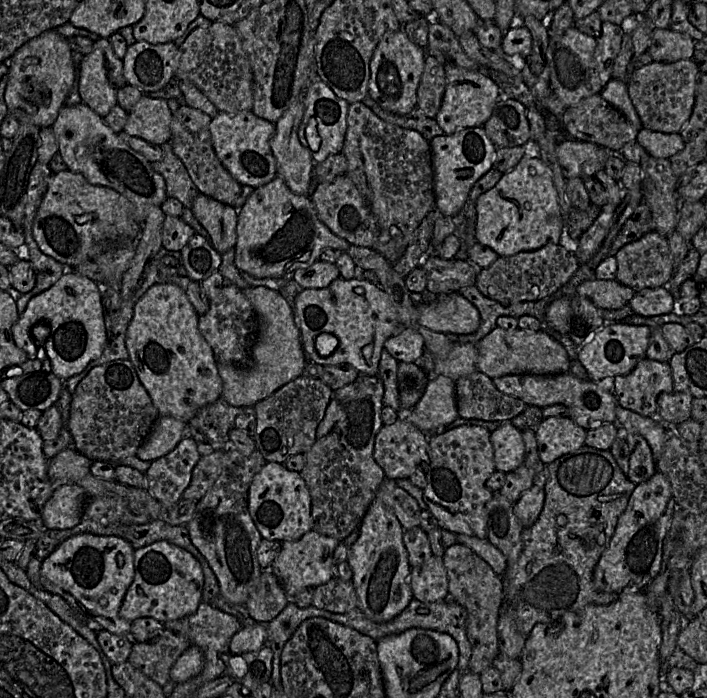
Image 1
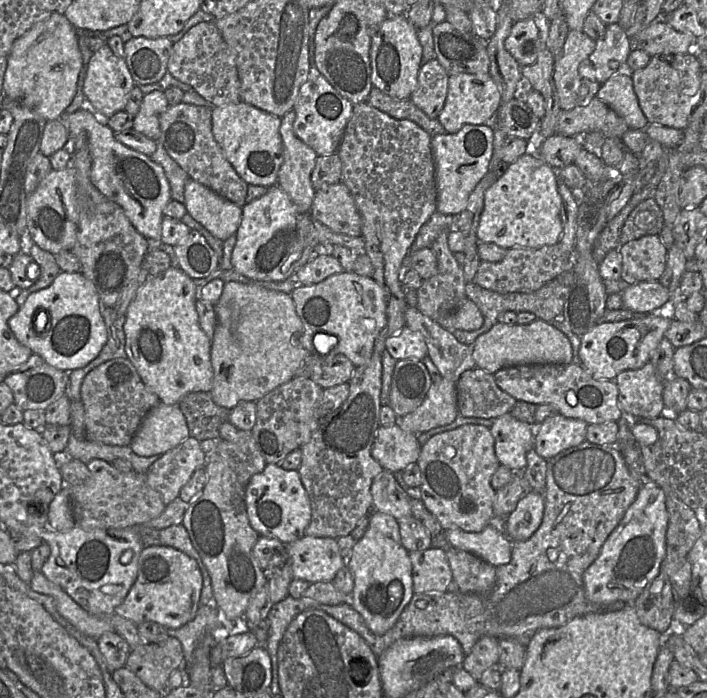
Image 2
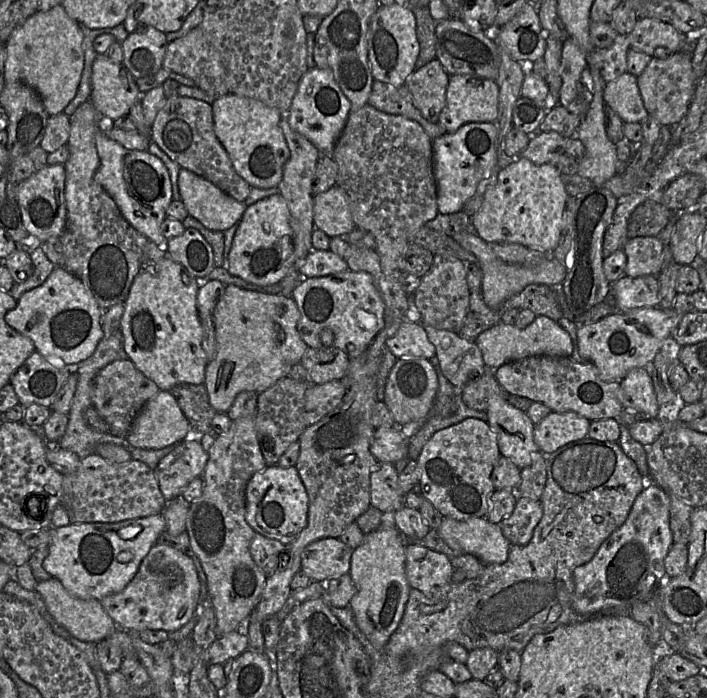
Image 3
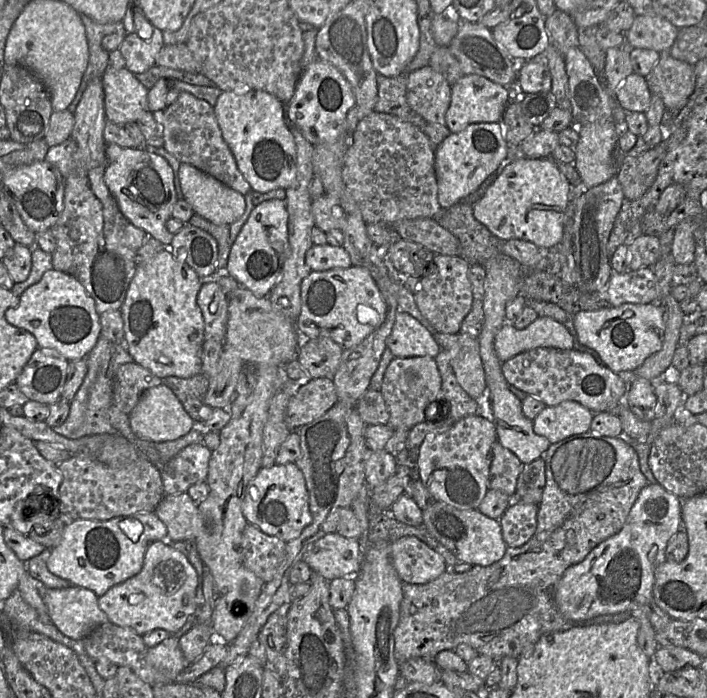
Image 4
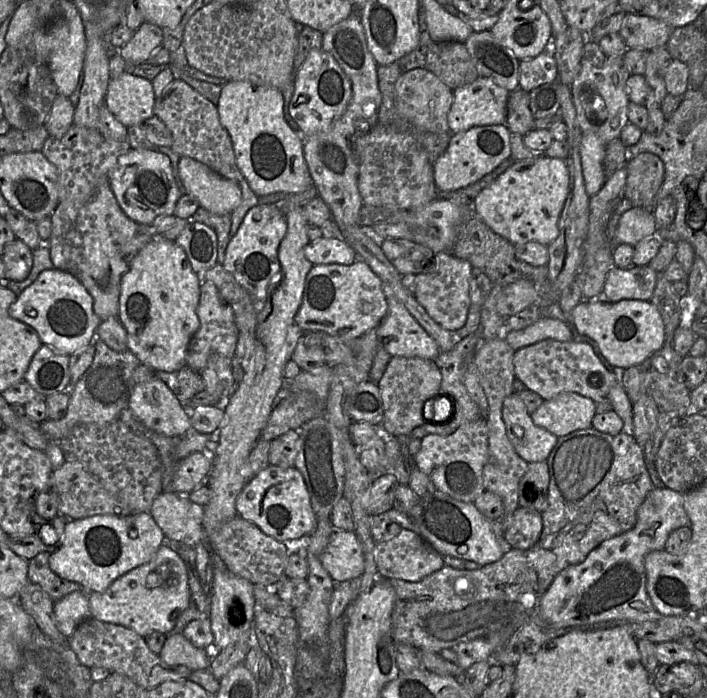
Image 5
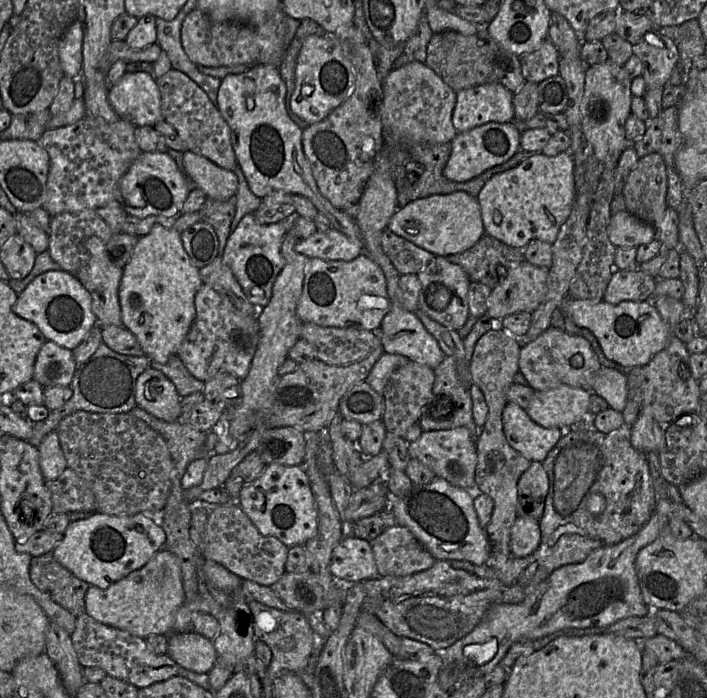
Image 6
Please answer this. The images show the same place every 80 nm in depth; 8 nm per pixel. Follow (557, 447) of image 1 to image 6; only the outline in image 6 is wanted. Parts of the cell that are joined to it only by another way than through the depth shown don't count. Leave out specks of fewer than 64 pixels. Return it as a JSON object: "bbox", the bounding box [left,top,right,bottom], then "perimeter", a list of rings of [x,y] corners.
{"bbox":[525,385,590,428],"perimeter":[[[562,385],[547,391],[535,391],[525,410],[529,417],[545,428],[574,428],[590,414],[590,396],[581,388]]]}

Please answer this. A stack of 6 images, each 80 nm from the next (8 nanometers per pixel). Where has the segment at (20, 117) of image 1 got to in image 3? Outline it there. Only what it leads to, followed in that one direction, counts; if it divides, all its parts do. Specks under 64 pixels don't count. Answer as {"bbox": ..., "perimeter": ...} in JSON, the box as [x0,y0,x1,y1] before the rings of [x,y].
{"bbox":[5,4,83,116],"perimeter":[[[62,4],[30,16],[12,32],[6,42],[5,84],[21,82],[33,88],[40,96],[49,116],[64,112],[76,96],[83,68],[83,32],[80,24],[68,16]]]}

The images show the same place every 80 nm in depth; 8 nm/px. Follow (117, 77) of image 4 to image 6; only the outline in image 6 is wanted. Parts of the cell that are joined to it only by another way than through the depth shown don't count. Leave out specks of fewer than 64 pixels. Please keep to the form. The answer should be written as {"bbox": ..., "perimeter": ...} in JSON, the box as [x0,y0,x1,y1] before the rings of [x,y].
{"bbox":[108,72,163,127],"perimeter":[[[126,72],[117,84],[108,90],[108,100],[120,119],[132,123],[136,127],[154,126],[163,121],[161,111],[161,93],[156,79],[146,72]]]}

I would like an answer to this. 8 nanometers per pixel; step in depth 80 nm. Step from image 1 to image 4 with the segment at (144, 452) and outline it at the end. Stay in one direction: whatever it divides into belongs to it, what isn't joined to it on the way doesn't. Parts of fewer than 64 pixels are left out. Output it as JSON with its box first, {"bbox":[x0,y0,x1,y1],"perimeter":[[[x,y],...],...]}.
{"bbox":[129,383,194,443],"perimeter":[[[163,383],[144,391],[129,418],[133,433],[154,443],[178,439],[194,424],[173,391]]]}

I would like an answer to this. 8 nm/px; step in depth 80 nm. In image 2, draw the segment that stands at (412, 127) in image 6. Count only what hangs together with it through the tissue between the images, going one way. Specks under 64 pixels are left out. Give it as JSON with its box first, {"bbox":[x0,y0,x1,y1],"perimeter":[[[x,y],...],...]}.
{"bbox":[410,58,449,118],"perimeter":[[[436,58],[421,66],[418,83],[410,98],[430,118],[437,118],[442,111],[449,74]]]}

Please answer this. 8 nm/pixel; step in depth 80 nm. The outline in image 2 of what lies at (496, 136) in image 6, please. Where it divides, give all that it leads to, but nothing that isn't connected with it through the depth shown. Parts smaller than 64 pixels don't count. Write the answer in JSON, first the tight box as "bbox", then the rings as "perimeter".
{"bbox":[432,124,494,215],"perimeter":[[[466,124],[456,133],[432,137],[432,153],[437,185],[437,211],[459,215],[467,206],[468,198],[485,176],[493,155],[494,128],[491,124]]]}

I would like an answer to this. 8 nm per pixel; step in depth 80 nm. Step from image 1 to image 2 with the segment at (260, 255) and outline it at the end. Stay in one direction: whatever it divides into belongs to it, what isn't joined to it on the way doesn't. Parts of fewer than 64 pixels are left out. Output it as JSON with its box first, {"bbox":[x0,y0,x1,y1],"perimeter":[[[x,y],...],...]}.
{"bbox":[232,184,365,281],"perimeter":[[[277,184],[268,187],[261,197],[242,206],[242,219],[236,232],[236,244],[232,253],[233,268],[240,274],[252,279],[265,281],[283,281],[292,276],[315,256],[315,247],[320,243],[331,243],[351,249],[355,253],[365,253],[363,236],[353,237],[332,231],[312,217],[310,212],[303,212],[291,200],[288,194]]]}

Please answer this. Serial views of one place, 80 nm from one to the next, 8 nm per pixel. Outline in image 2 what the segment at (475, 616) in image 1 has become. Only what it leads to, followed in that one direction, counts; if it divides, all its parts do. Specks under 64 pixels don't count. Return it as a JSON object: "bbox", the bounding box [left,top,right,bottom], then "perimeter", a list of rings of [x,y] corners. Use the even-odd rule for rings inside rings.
{"bbox":[446,548,499,681],"perimeter":[[[448,548],[446,557],[452,572],[454,588],[461,593],[488,594],[495,585],[495,567],[476,555]],[[491,636],[481,637],[462,663],[462,667],[477,681],[485,672],[498,665],[499,639]]]}

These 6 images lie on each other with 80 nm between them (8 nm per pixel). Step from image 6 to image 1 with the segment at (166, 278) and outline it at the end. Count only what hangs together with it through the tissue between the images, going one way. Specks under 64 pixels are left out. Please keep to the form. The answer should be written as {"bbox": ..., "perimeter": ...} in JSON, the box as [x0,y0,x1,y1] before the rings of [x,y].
{"bbox":[126,283,222,423],"perimeter":[[[157,283],[136,302],[126,333],[129,359],[159,414],[185,423],[222,393],[217,361],[199,330],[198,321],[199,315],[186,290],[173,283]]]}

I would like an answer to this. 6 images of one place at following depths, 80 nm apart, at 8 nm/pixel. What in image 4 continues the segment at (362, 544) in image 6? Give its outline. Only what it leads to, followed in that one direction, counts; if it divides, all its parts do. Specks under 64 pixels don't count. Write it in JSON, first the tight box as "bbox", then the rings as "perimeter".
{"bbox":[302,531,362,580],"perimeter":[[[337,531],[312,543],[302,558],[312,569],[327,580],[354,577],[362,563],[362,547],[355,538],[347,538]]]}

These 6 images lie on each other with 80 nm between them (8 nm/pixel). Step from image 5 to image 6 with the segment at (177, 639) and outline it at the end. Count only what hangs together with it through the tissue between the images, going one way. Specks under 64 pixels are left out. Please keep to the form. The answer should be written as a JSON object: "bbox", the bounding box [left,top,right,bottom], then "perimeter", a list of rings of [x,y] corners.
{"bbox":[166,632,216,673],"perimeter":[[[196,632],[169,635],[166,654],[182,668],[196,673],[208,673],[216,663],[212,641]]]}

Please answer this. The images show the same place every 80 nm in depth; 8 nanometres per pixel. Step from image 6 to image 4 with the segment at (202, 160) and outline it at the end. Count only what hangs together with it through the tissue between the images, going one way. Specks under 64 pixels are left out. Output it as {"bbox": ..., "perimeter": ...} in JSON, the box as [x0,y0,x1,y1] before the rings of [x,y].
{"bbox":[178,163,246,225],"perimeter":[[[180,163],[178,175],[183,199],[191,205],[195,214],[217,225],[231,225],[243,215],[246,207],[244,195],[187,163]]]}

